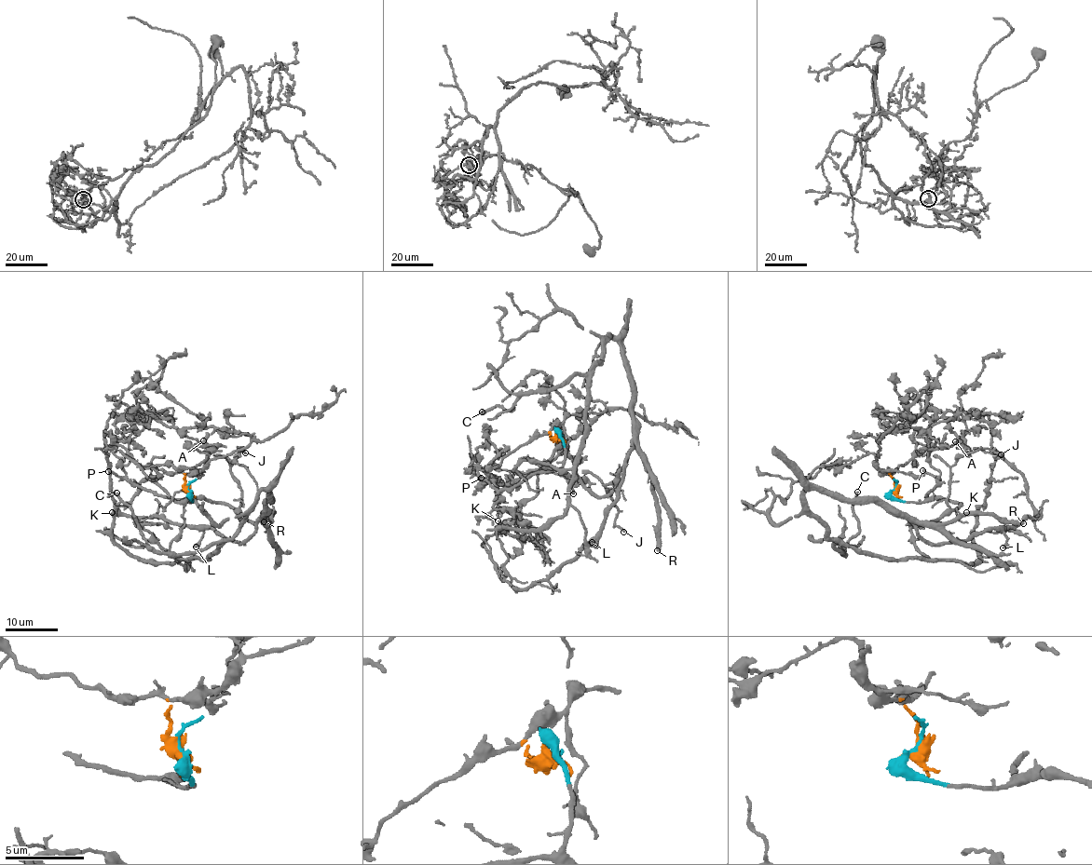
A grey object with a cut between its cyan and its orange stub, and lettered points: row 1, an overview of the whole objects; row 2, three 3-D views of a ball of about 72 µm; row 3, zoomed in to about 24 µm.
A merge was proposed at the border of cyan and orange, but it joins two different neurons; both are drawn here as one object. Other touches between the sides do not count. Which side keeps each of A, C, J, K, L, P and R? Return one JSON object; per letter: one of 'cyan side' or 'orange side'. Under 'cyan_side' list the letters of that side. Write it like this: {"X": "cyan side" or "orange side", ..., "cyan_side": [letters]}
{"A": "orange side", "C": "cyan side", "J": "cyan side", "K": "cyan side", "L": "cyan side", "P": "cyan side", "R": "cyan side", "cyan_side": ["C", "J", "K", "L", "P", "R"]}

